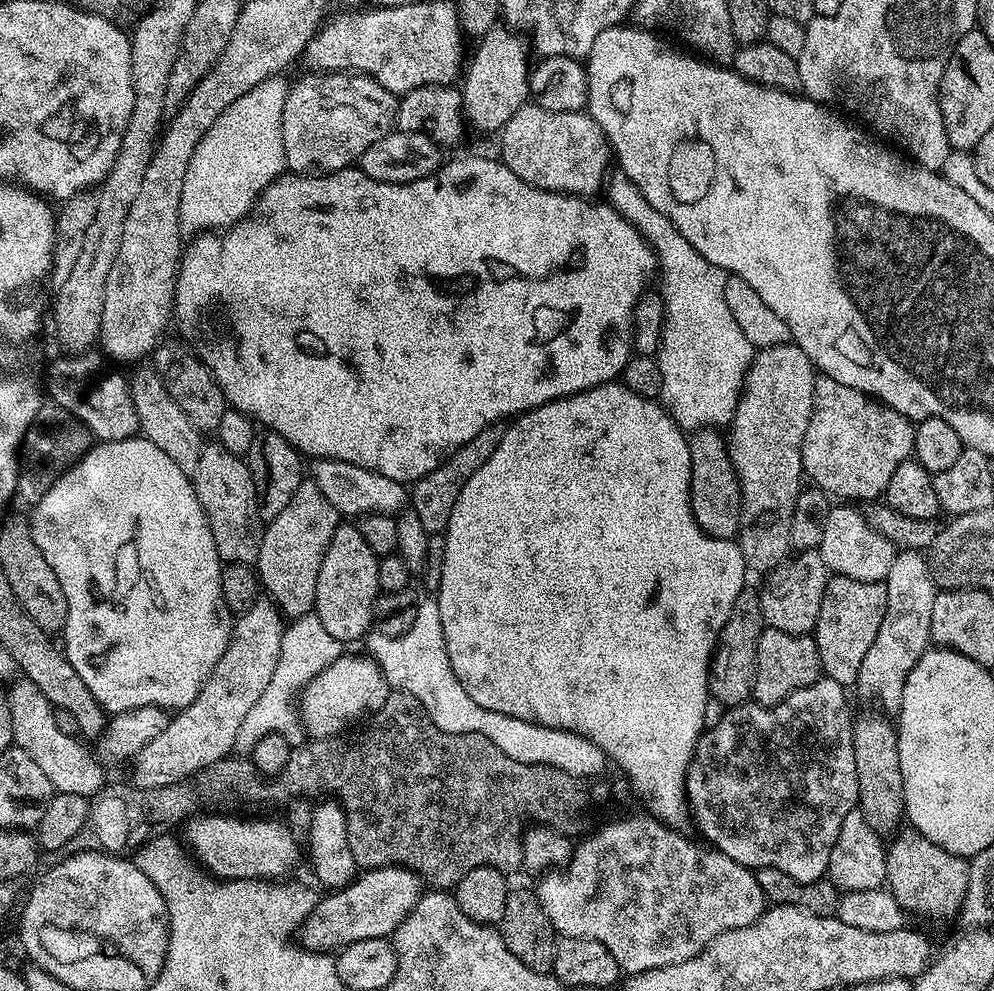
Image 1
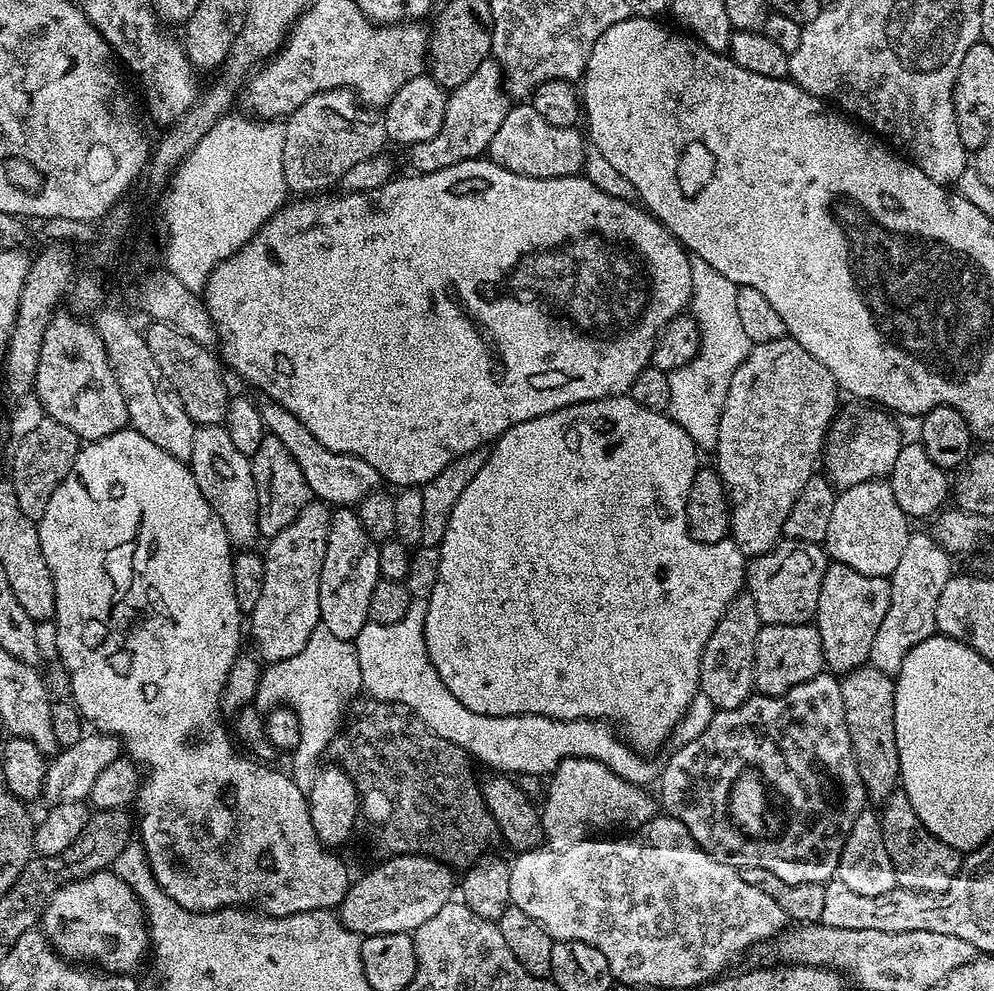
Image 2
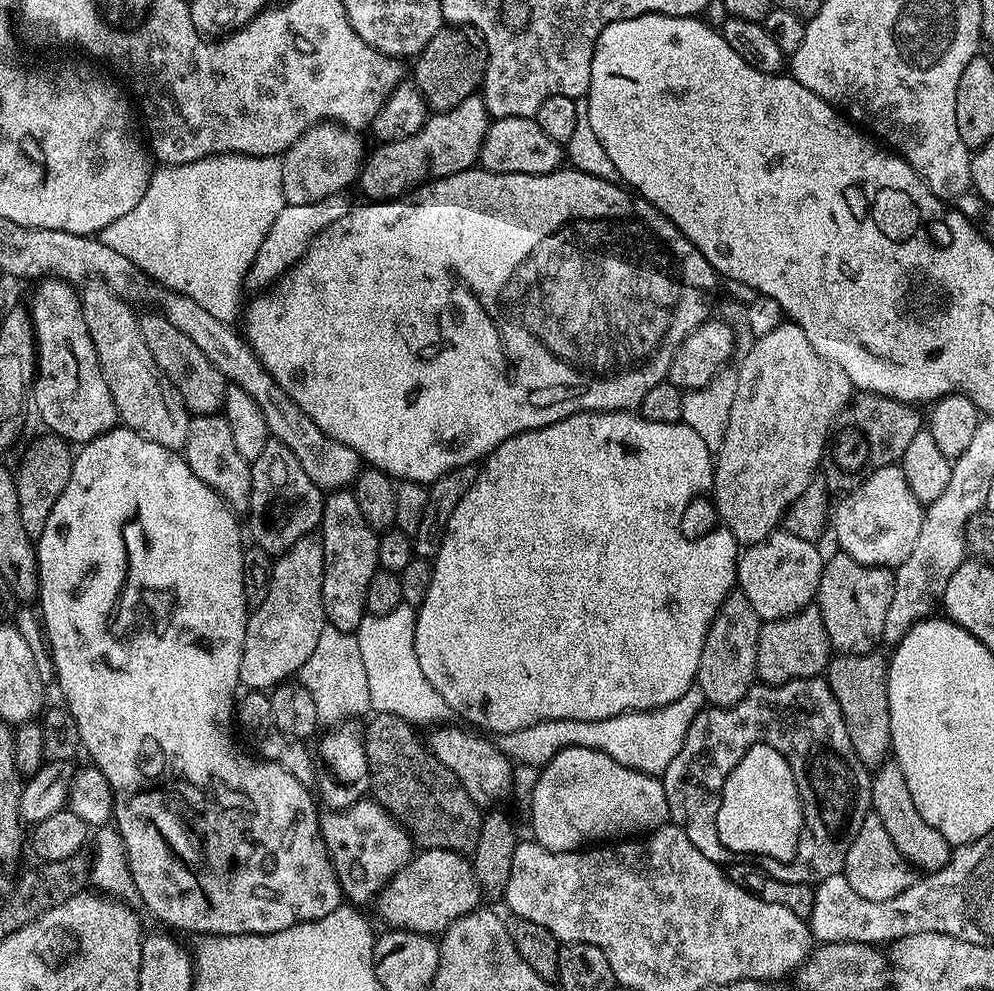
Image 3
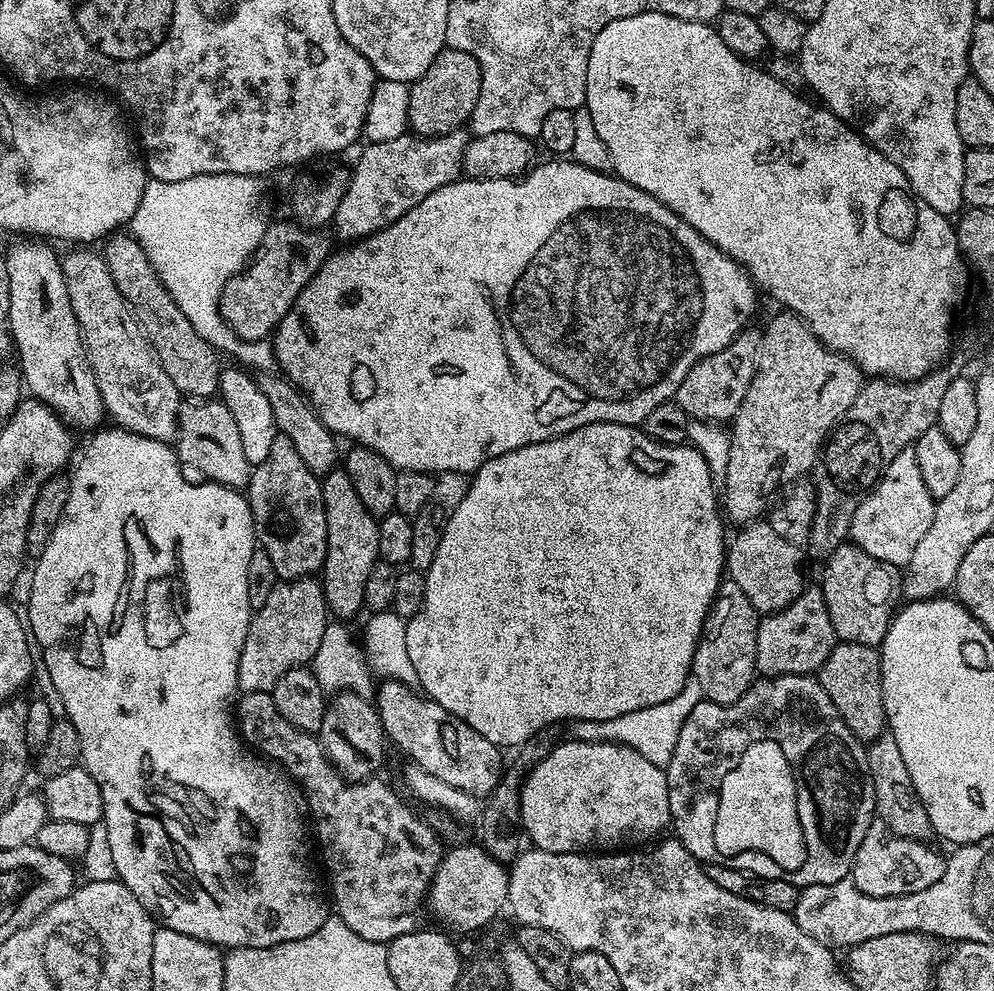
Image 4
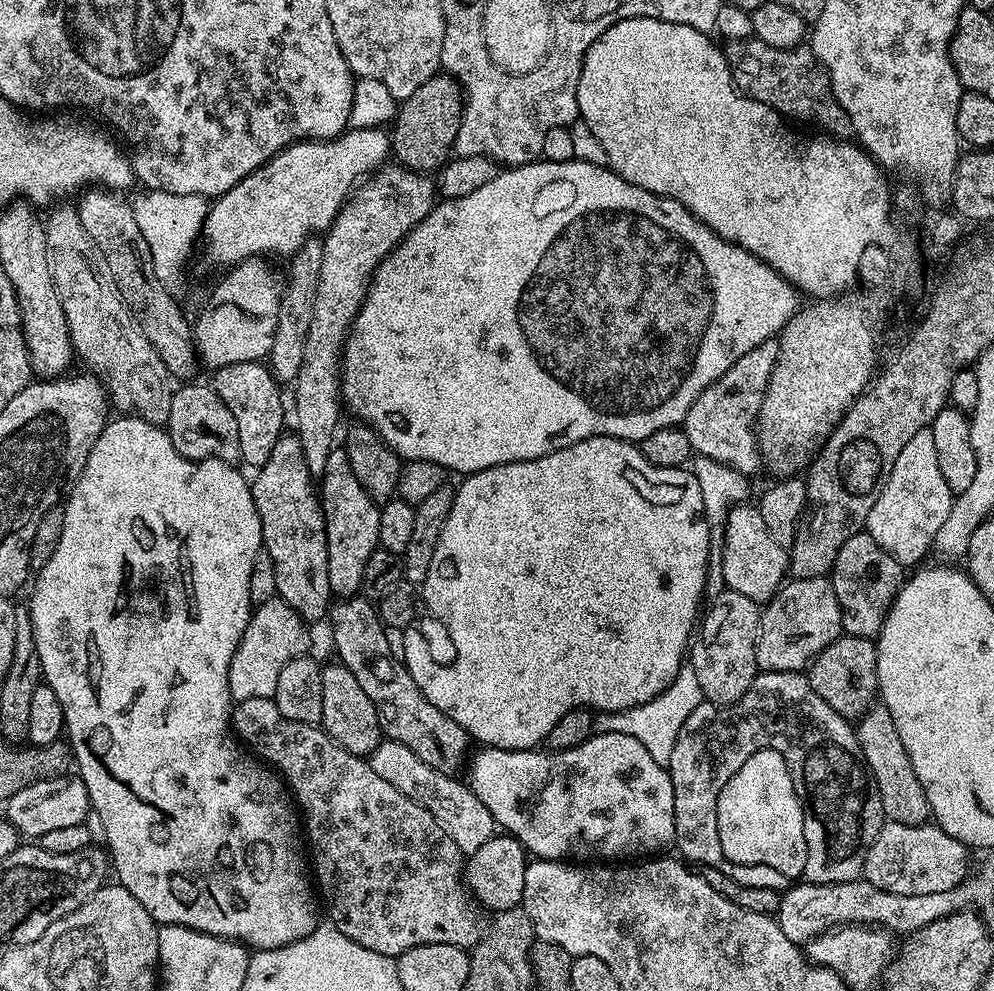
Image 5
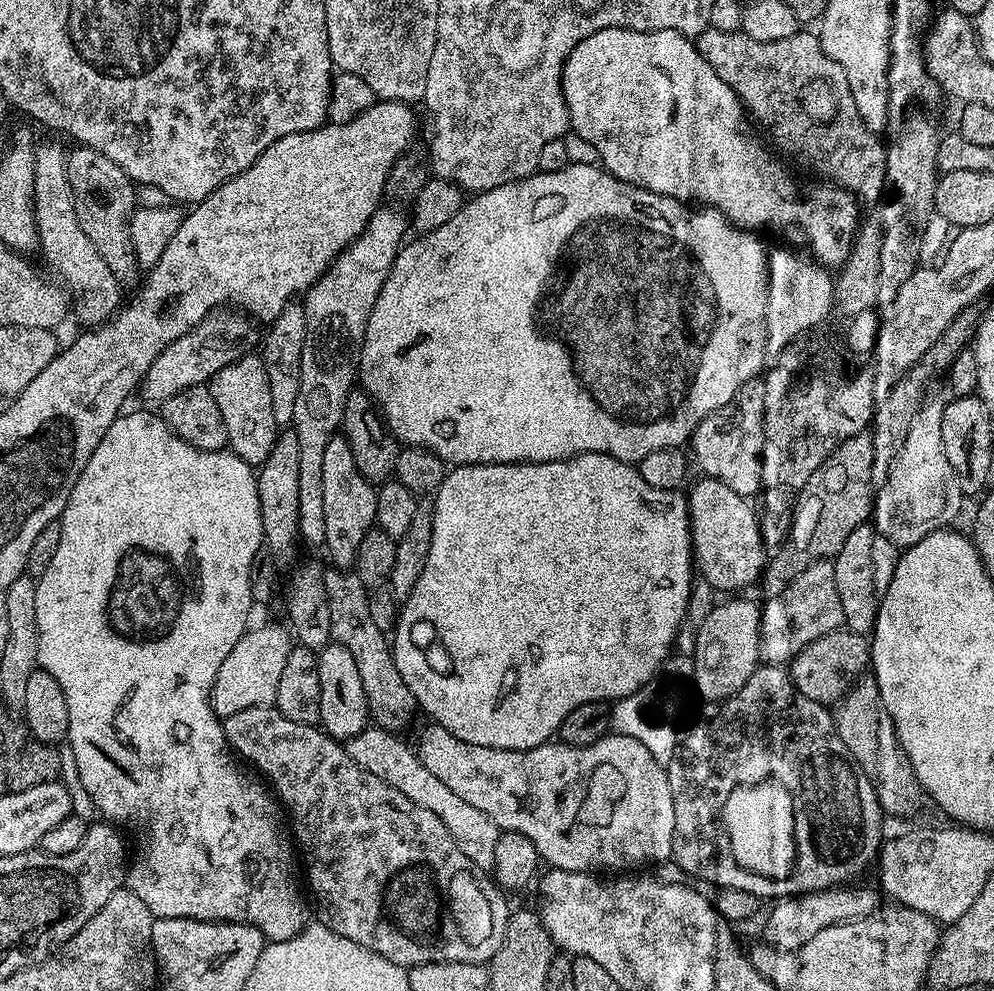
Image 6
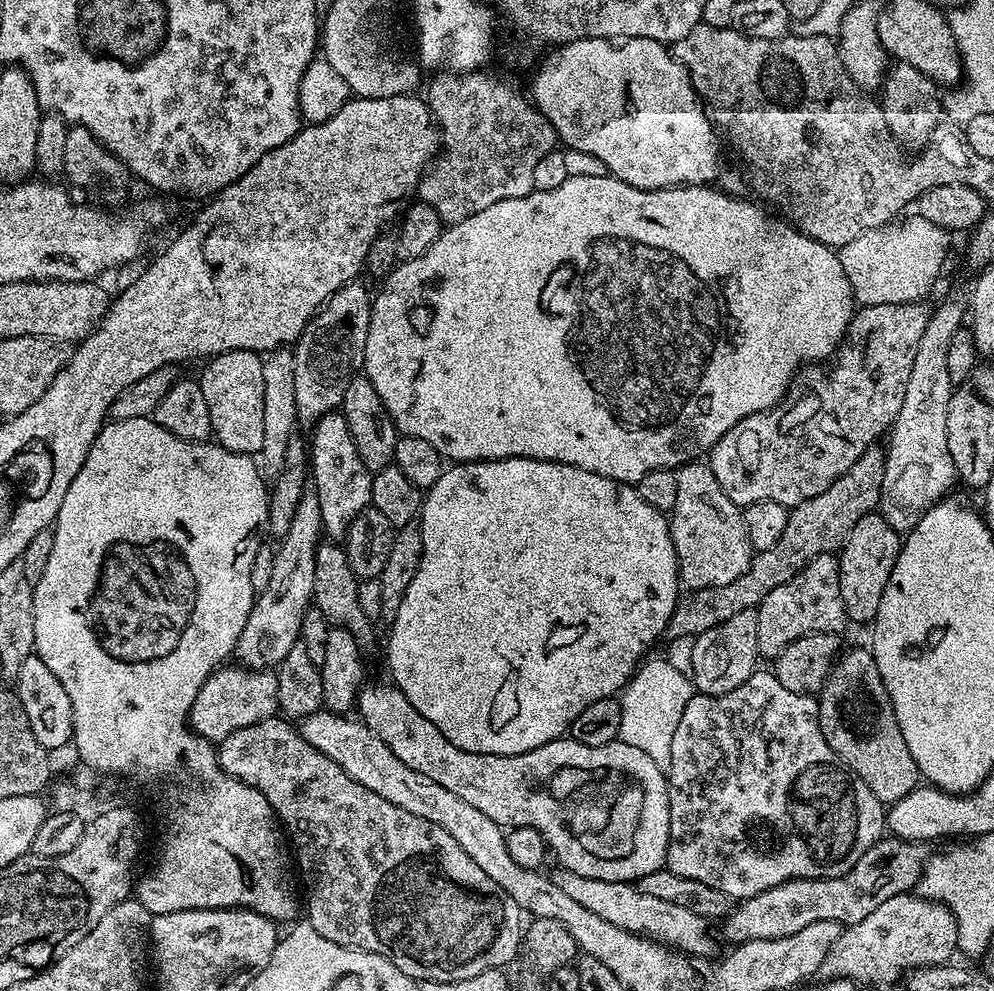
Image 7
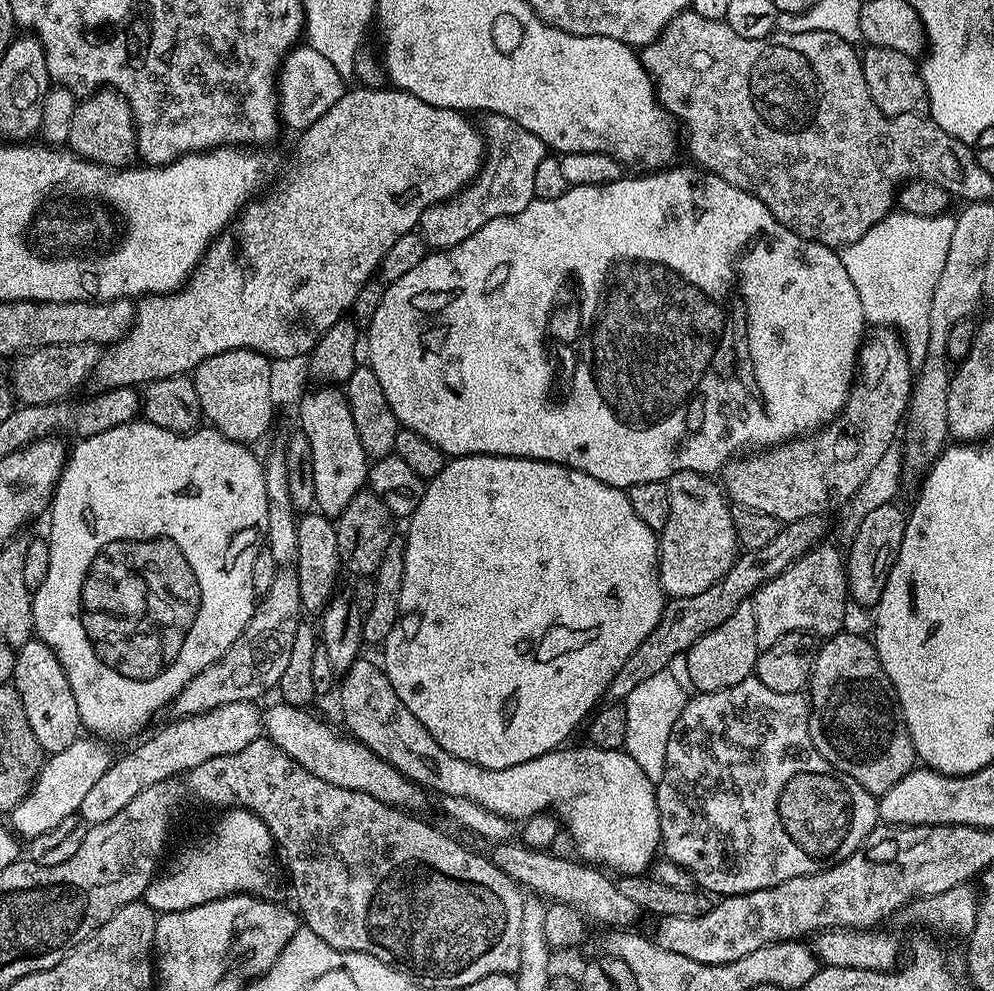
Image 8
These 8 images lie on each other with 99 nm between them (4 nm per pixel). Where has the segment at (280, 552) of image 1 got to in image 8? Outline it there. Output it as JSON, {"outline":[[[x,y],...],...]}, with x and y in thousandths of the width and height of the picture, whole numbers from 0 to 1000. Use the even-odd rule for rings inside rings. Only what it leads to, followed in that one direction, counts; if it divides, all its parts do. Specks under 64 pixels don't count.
{"outline":[[[244,706],[243,708],[227,708],[223,712],[215,712],[215,716],[204,718],[202,723],[186,723],[176,726],[166,733],[162,739],[145,747],[134,759],[114,768],[114,771],[95,789],[95,794],[82,805],[79,823],[85,830],[92,834],[102,831],[119,817],[127,817],[127,812],[138,801],[143,801],[155,789],[170,787],[173,783],[188,781],[195,773],[203,773],[211,765],[219,765],[223,761],[237,761],[252,753],[252,749],[263,746],[266,738],[264,714],[261,709]]]}

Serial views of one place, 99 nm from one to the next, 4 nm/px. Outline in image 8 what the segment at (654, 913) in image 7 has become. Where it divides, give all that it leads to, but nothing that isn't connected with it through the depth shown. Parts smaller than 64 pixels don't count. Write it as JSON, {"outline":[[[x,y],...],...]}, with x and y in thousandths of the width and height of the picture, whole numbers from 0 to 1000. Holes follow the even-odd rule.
{"outline":[[[506,849],[496,853],[495,860],[493,859],[493,867],[496,872],[501,874],[506,881],[508,881],[514,888],[518,889],[520,893],[529,896],[529,893],[536,901],[545,903],[548,907],[567,912],[575,912],[582,916],[591,925],[596,925],[606,929],[614,930],[616,934],[634,934],[640,924],[644,922],[643,916],[635,909],[634,906],[627,904],[627,901],[622,898],[619,889],[610,883],[605,877],[592,873],[591,871],[581,869],[580,867],[567,866],[559,864],[556,860],[532,857],[526,852],[519,852],[515,854],[514,849]]]}

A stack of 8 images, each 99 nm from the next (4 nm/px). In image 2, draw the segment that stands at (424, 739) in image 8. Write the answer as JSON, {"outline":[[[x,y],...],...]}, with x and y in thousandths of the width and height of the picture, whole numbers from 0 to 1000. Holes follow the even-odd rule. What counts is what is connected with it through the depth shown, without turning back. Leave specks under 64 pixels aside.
{"outline":[[[573,764],[566,767],[550,788],[551,800],[545,810],[545,826],[547,828],[547,847],[552,856],[568,856],[577,854],[587,848],[595,848],[605,842],[632,842],[637,838],[650,834],[662,822],[662,807],[652,800],[651,794],[630,789],[630,785],[622,785],[618,777],[606,773],[606,769],[598,769],[590,765]]]}

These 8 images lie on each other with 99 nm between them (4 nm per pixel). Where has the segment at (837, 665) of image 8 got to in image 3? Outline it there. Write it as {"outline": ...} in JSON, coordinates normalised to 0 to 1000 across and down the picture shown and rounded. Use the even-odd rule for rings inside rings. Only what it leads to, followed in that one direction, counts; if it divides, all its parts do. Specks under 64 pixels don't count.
{"outline":[[[890,769],[876,780],[876,785],[877,815],[883,821],[883,825],[887,825],[887,834],[891,834],[891,842],[895,842],[895,850],[899,850],[903,858],[907,858],[907,862],[923,878],[936,881],[952,874],[952,870],[958,865],[959,853],[954,852],[952,846],[948,846],[948,842],[944,842],[944,838],[940,838],[940,834],[936,834],[932,825],[928,825],[928,821],[924,821],[924,813],[920,813],[920,804],[915,802],[915,793],[911,793],[911,781],[907,781],[907,773],[903,773],[900,769]]]}

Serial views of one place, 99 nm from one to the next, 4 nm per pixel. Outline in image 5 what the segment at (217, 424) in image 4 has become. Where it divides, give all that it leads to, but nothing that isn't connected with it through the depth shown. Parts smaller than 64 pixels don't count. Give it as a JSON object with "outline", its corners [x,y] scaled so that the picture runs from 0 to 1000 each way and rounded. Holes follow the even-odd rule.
{"outline":[[[182,386],[173,398],[167,435],[171,446],[175,446],[175,454],[179,454],[179,458],[183,458],[189,464],[240,465],[239,430],[235,426],[235,418],[231,418],[227,406],[219,402],[212,386],[197,386]]]}

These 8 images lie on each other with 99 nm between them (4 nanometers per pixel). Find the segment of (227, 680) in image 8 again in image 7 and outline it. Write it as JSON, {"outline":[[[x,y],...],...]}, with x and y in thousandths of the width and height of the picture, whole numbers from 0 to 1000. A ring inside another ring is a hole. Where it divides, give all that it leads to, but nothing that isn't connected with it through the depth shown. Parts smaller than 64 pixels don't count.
{"outline":[[[307,491],[303,506],[296,515],[296,527],[292,535],[281,542],[277,550],[276,576],[272,578],[272,587],[254,606],[254,615],[247,624],[247,632],[237,649],[236,665],[244,673],[259,676],[274,676],[292,660],[294,653],[302,645],[304,624],[315,608],[316,563],[320,551],[324,548],[326,532],[324,515],[320,511],[320,498],[317,492]]]}

